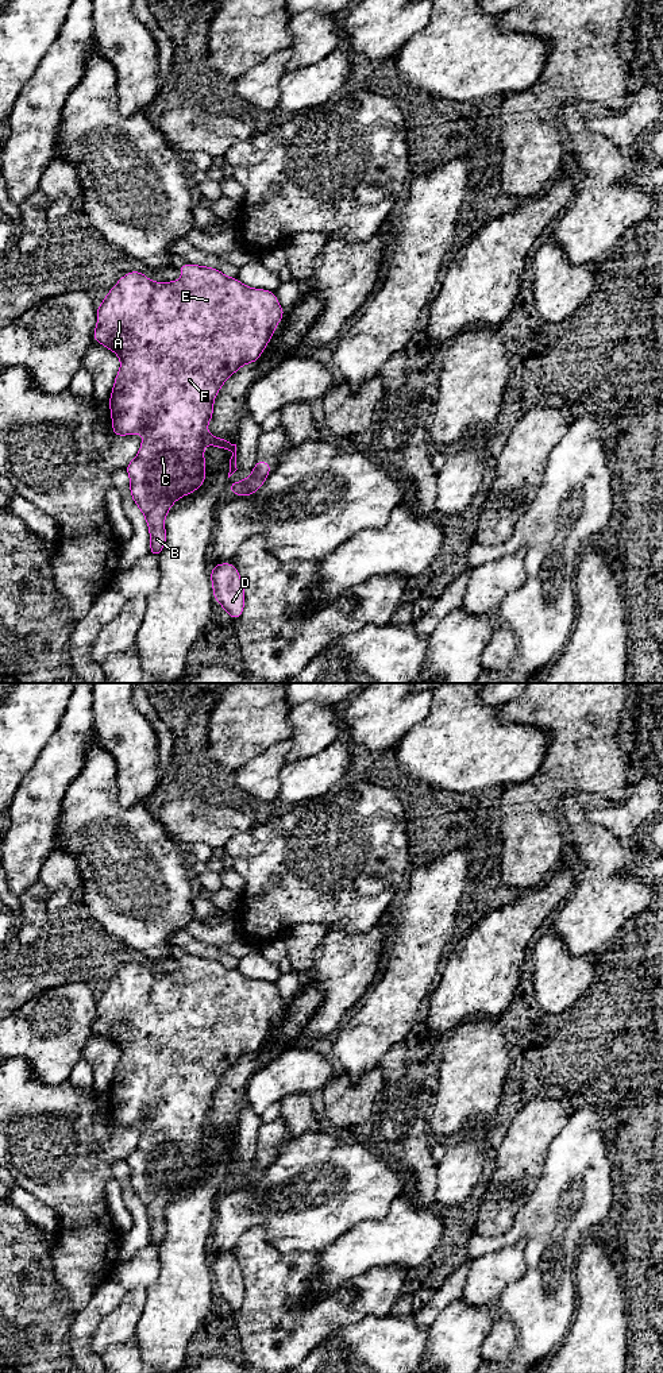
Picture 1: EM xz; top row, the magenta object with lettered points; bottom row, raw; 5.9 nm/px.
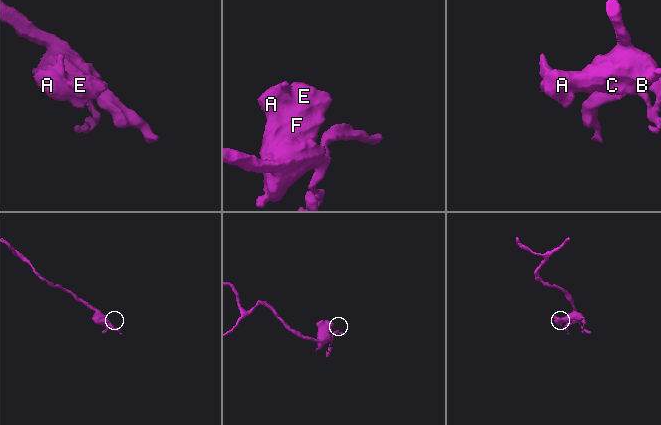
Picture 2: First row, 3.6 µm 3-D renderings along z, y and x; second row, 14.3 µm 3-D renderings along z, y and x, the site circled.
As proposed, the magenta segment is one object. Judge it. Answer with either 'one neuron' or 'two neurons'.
two neurons

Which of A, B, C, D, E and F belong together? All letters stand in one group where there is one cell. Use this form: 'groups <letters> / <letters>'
groups A B C E F / D

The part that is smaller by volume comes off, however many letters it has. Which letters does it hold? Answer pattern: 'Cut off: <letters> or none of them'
Cut off: D

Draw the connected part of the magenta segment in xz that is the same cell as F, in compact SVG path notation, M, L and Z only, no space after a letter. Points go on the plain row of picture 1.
M185 954L177 957L184 965L178 972L154 973L142 963L124 965L97 996L97 1015L93 1031L120 1049L109 1087L112 1125L116 1127L143 1125L138 1146L124 1160L130 1166L132 1192L142 1202L150 1223L150 1245L155 1249L166 1235L165 1208L173 1195L194 1184L205 1170L204 1138L211 1135L230 1141L228 1169L236 1160L236 1135L219 1130L207 1122L213 1107L213 1092L224 1073L243 1056L259 1050L274 1021L284 1008L275 984L248 979L238 969L224 967L219 960Z

